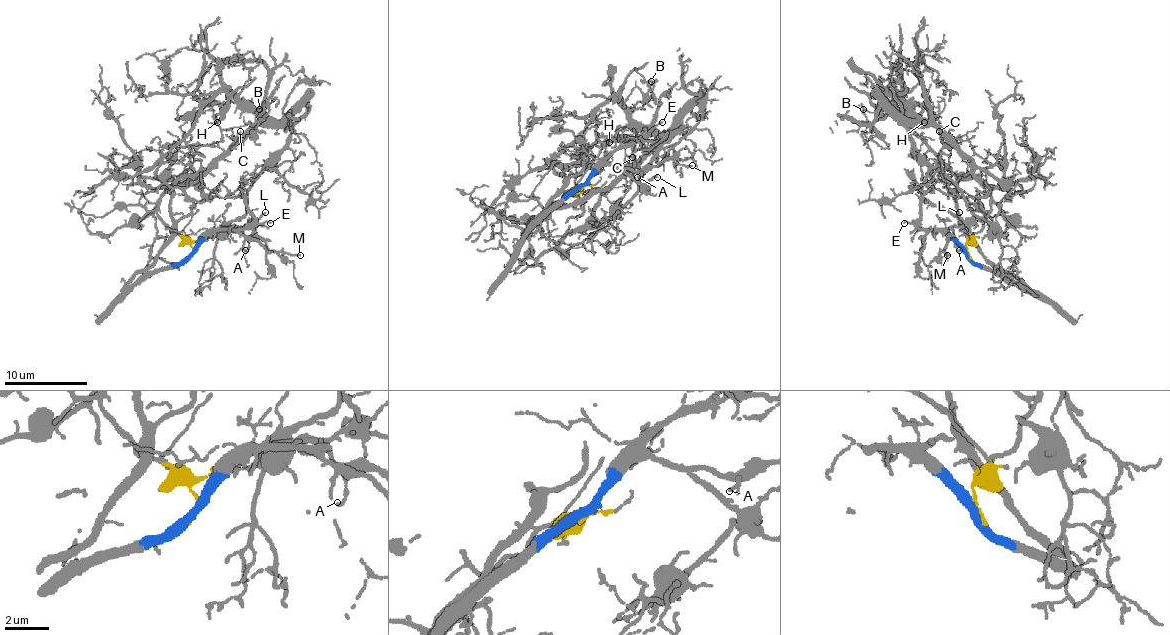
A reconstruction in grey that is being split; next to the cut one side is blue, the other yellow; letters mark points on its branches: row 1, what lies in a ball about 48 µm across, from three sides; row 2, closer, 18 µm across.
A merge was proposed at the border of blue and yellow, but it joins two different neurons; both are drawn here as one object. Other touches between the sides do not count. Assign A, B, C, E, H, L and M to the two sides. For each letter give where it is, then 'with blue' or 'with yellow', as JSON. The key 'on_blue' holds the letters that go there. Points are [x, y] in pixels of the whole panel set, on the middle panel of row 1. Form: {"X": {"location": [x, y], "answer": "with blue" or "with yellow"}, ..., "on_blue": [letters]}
{"A": {"location": [637, 177], "answer": "with blue"}, "B": {"location": [651, 81], "answer": "with yellow"}, "C": {"location": [632, 157], "answer": "with yellow"}, "E": {"location": [662, 122], "answer": "with blue"}, "H": {"location": [609, 142], "answer": "with yellow"}, "L": {"location": [657, 177], "answer": "with blue"}, "M": {"location": [692, 165], "answer": "with blue"}, "on_blue": ["A", "E", "L", "M"]}

